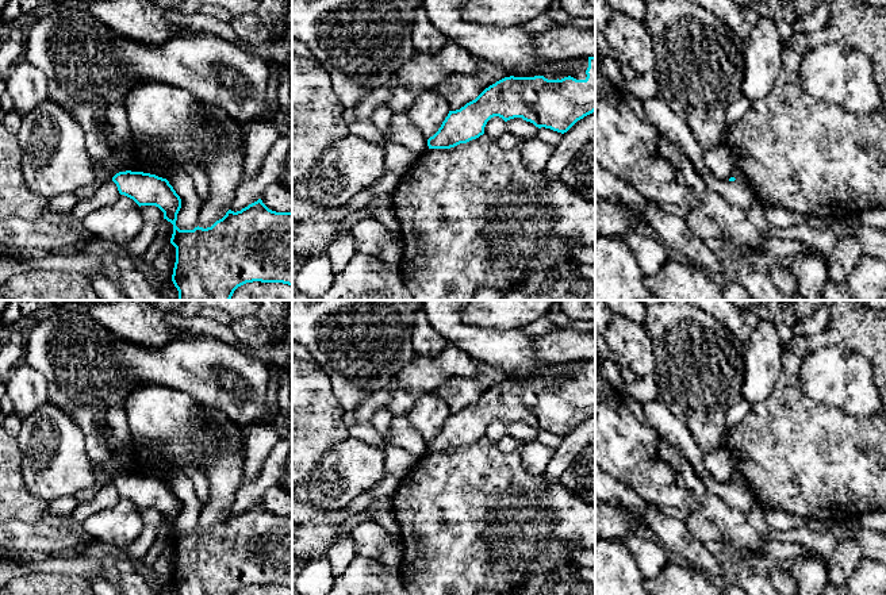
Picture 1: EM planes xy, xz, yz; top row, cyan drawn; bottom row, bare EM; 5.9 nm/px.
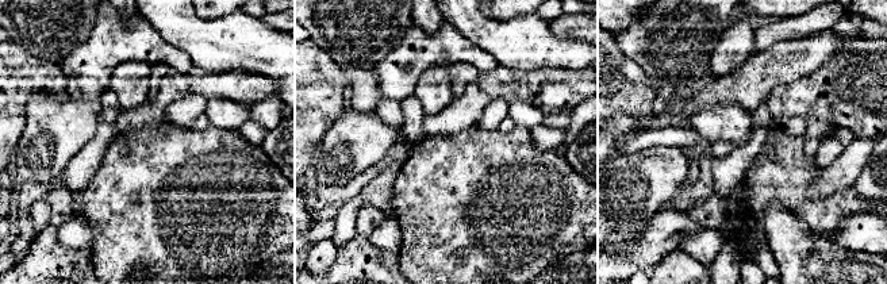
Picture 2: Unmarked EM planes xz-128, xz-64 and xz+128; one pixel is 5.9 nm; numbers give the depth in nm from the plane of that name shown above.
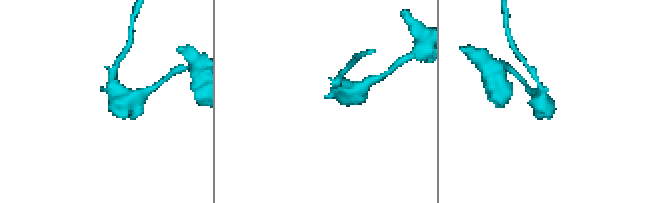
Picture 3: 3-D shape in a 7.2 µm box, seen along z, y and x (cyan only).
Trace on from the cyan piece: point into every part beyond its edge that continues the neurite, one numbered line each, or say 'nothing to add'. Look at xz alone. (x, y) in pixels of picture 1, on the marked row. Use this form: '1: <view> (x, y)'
1: xz (576, 68)

